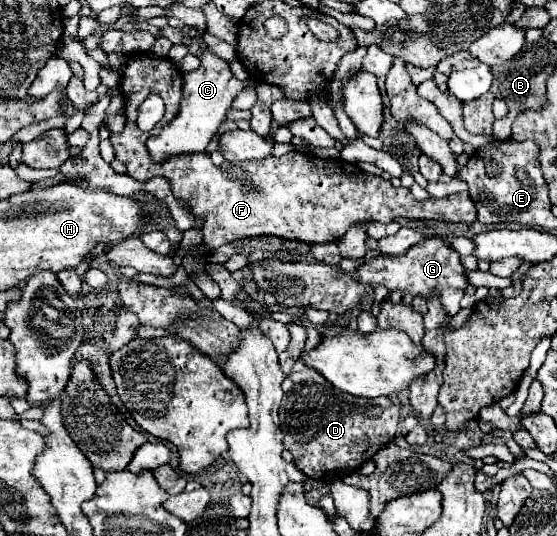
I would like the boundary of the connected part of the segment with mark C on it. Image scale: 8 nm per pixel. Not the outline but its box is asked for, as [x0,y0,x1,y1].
[146,47,256,163]

